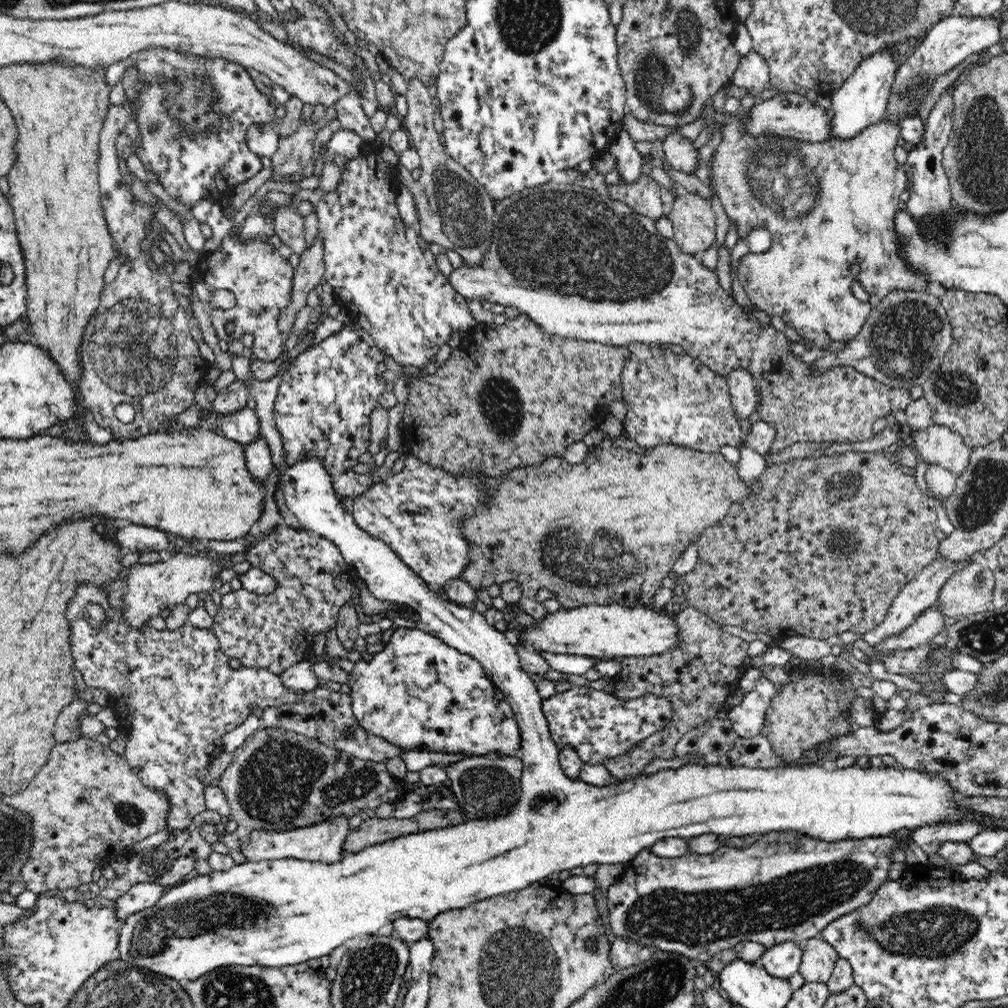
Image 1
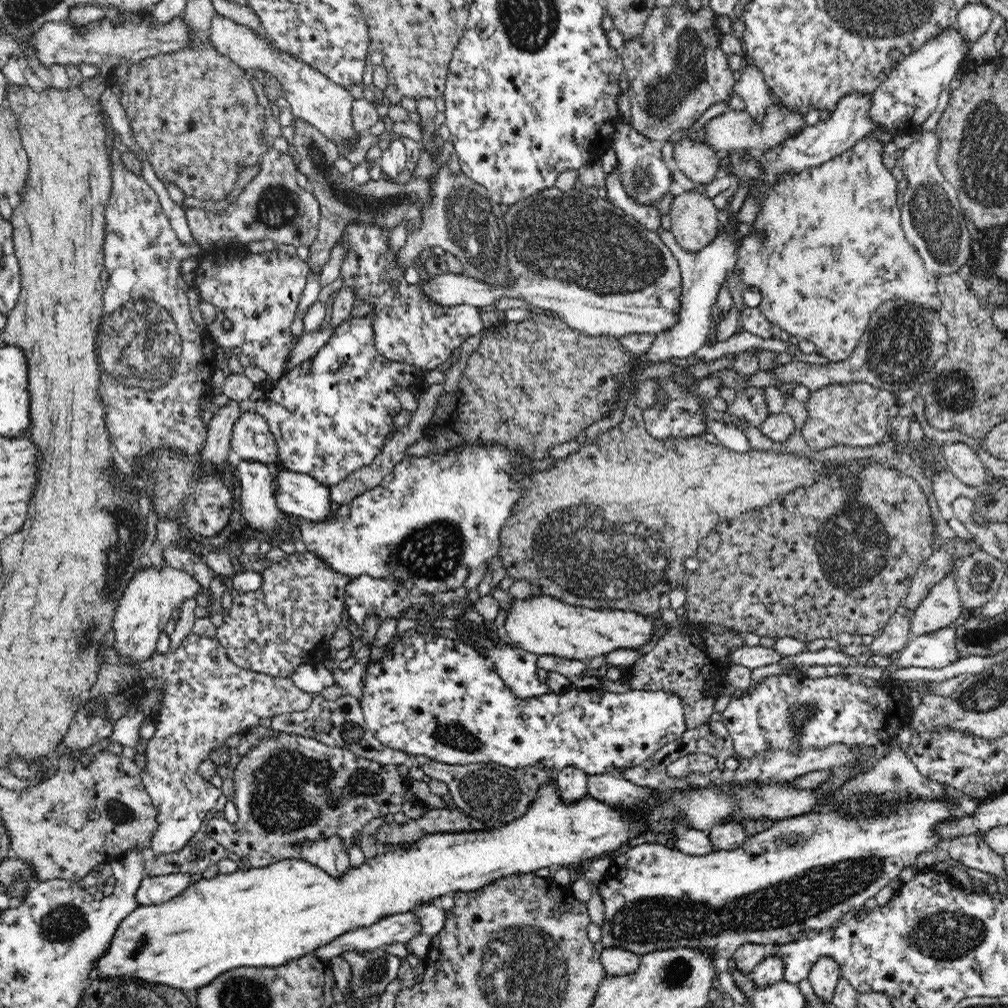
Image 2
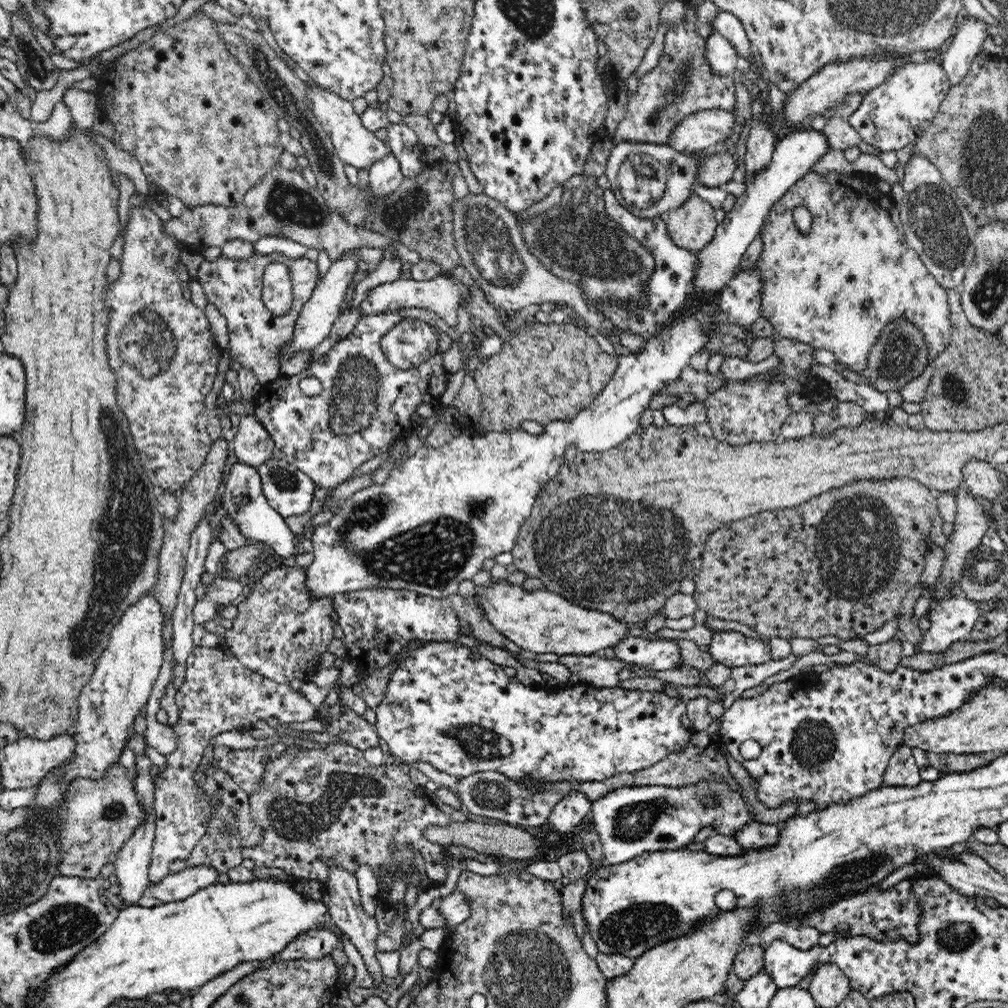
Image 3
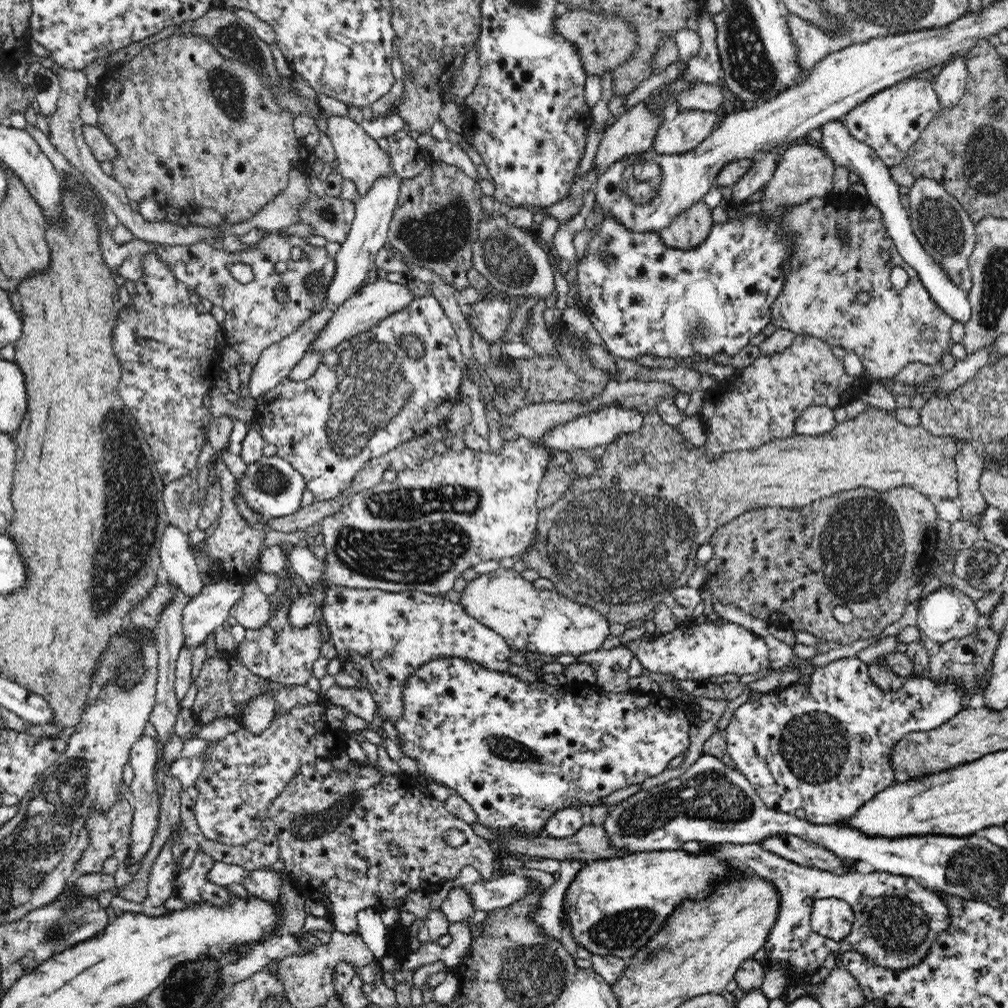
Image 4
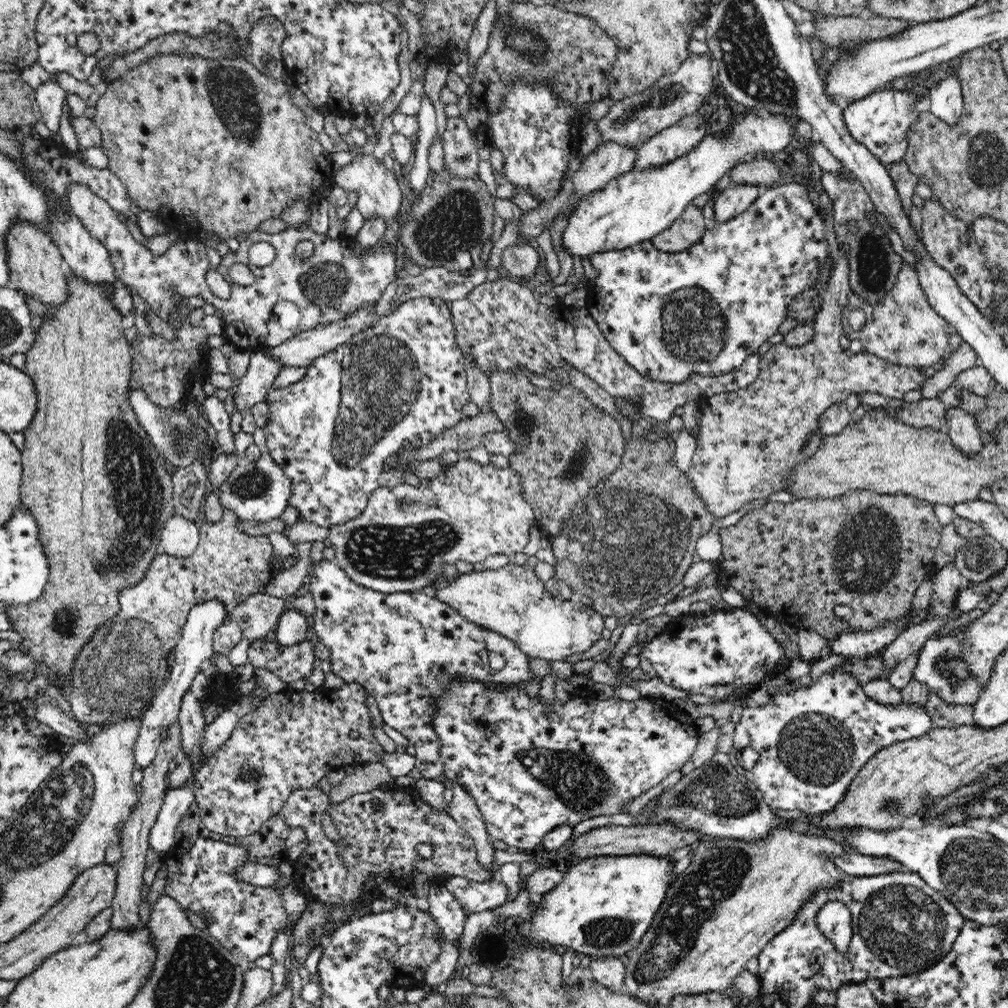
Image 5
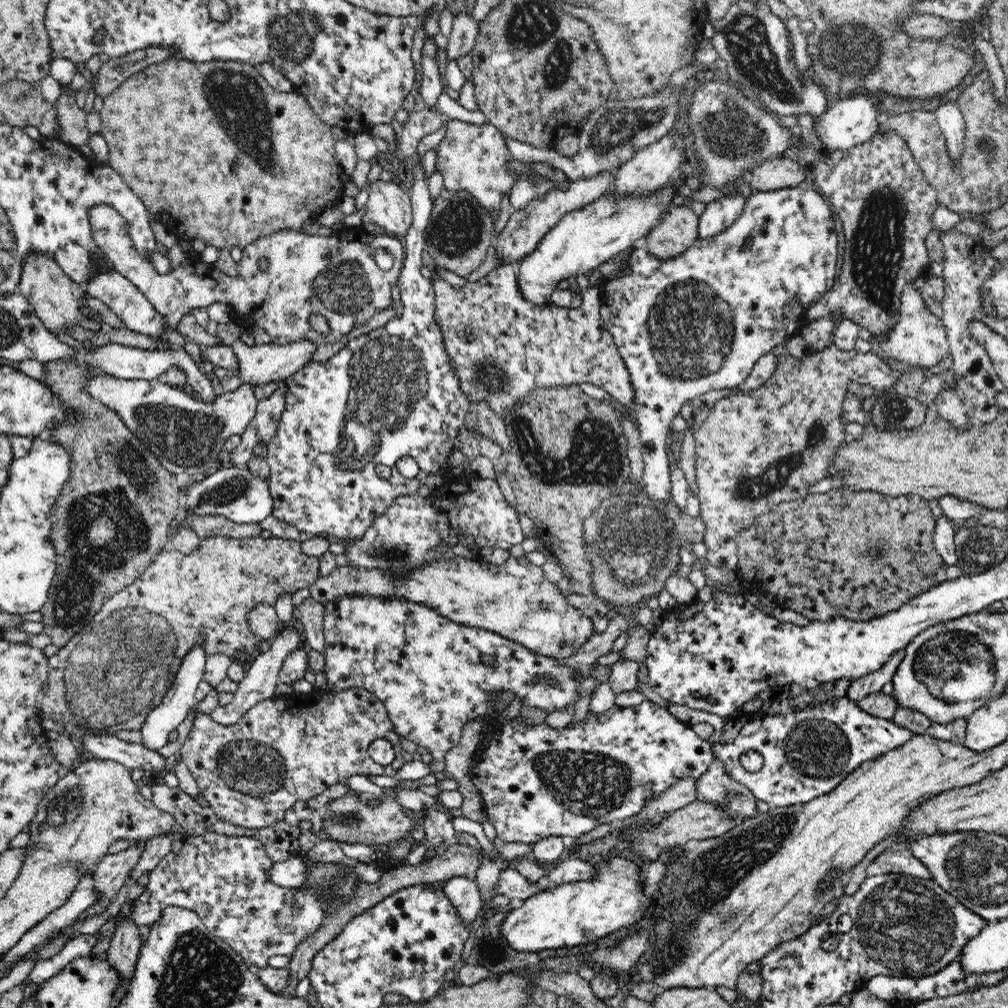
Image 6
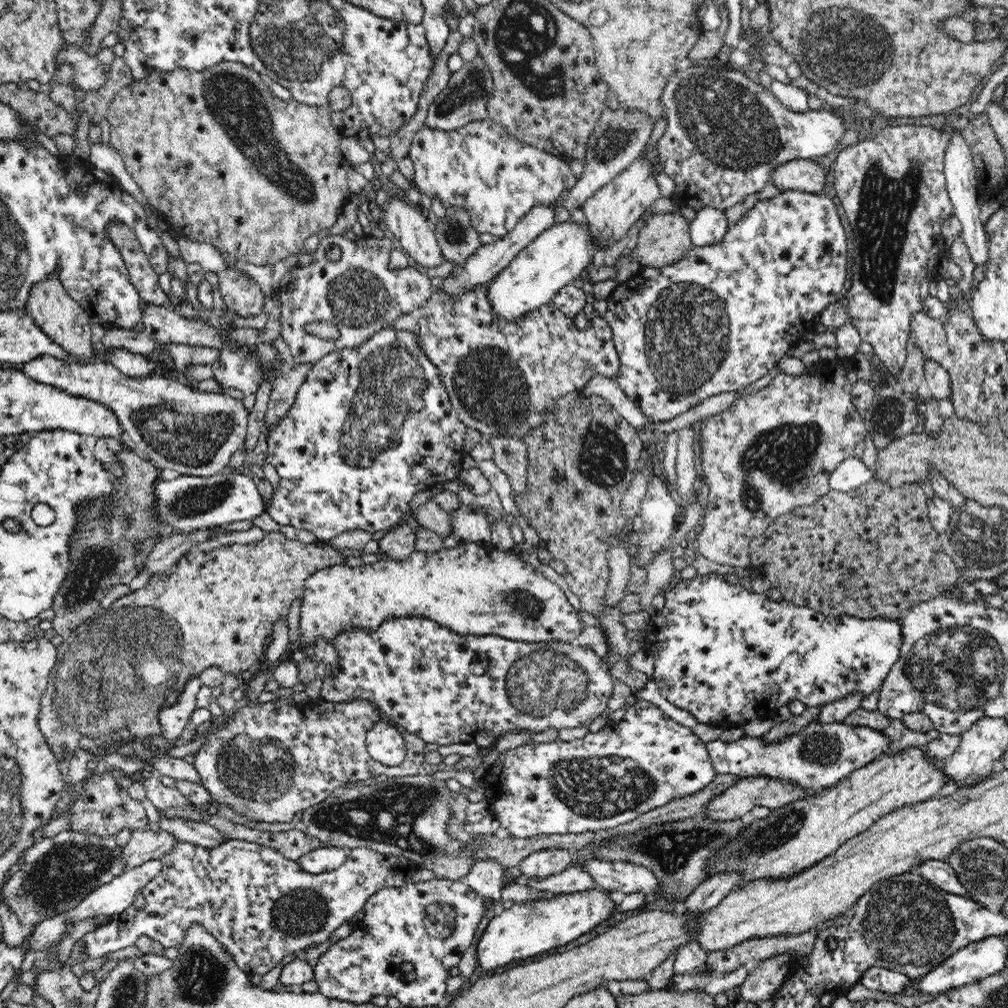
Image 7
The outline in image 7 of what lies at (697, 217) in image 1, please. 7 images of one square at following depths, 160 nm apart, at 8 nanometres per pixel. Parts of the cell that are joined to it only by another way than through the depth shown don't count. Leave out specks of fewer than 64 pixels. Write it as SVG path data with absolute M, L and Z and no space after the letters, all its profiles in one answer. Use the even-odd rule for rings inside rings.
M680 213L652 215L640 229L635 248L642 269L660 269L680 262L693 248L688 224Z

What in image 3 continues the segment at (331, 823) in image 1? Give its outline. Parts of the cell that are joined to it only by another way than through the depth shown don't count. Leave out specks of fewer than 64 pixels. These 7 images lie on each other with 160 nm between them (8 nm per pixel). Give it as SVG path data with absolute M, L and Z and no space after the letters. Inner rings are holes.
M332 866L331 875L327 883L324 884L323 889L324 895L321 901L328 907L331 922L340 928L343 934L351 938L352 944L354 944L362 957L367 971L373 980L372 986L380 988L381 985L384 984L385 976L378 959L376 959L376 953L379 950L377 949L375 940L380 932L380 930L378 930L378 920L366 914L364 909L362 909L362 899L359 893L357 877L348 873L344 868Z

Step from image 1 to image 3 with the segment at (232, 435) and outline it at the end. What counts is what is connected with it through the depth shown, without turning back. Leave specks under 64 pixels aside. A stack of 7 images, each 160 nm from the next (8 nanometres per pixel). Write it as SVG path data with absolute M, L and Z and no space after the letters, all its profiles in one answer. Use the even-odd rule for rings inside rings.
M242 415L231 447L240 462L256 467L273 457L274 441L255 415Z

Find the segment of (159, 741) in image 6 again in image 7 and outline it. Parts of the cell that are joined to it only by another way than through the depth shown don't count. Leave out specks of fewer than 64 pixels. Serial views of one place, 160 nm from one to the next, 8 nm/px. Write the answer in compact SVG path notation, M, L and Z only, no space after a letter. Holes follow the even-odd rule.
M199 677L188 679L179 699L172 706L163 708L160 712L160 725L162 725L165 738L168 740L176 741L181 738L185 728L190 727L190 715L197 708L196 694L202 685L203 682Z

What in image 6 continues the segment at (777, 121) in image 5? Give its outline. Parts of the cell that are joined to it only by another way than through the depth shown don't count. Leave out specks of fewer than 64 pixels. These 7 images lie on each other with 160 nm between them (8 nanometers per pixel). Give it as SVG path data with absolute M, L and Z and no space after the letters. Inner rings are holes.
M670 185L663 186L649 197L624 197L612 199L602 195L588 206L566 213L550 231L542 237L539 246L516 265L516 288L520 295L532 304L546 304L558 284L569 277L588 276L600 264L608 262L616 254L633 245L642 244L649 231L658 224L660 216L674 206L672 198L677 194Z

